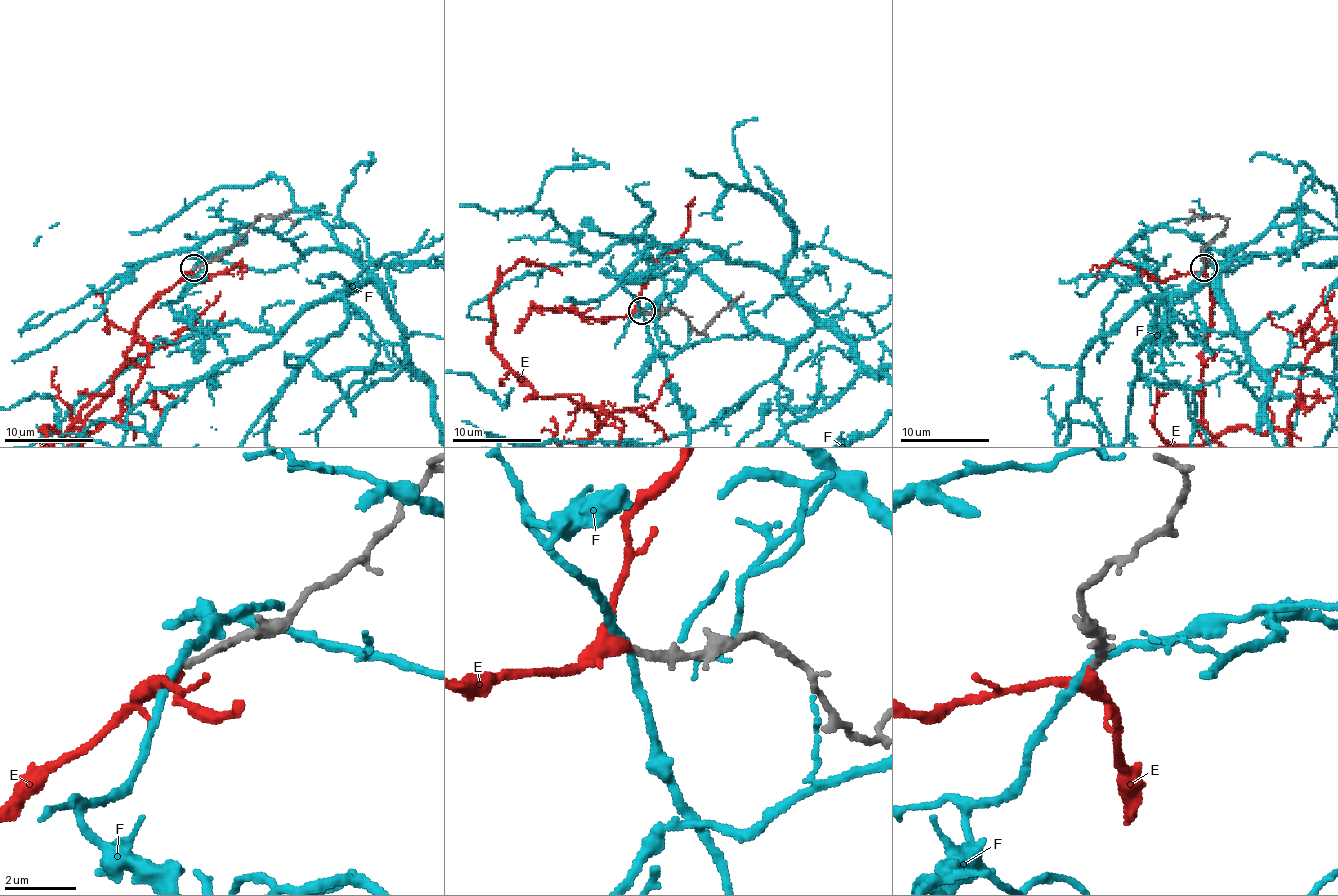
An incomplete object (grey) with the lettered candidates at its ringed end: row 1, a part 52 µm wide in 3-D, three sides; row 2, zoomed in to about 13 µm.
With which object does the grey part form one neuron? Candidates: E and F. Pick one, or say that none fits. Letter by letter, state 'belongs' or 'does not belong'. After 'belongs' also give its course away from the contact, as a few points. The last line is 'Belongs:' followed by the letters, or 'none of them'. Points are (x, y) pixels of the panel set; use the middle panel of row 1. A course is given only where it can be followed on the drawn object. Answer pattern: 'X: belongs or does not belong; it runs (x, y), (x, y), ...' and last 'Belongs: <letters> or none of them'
E: belongs
F: does not belong
Belongs: E

